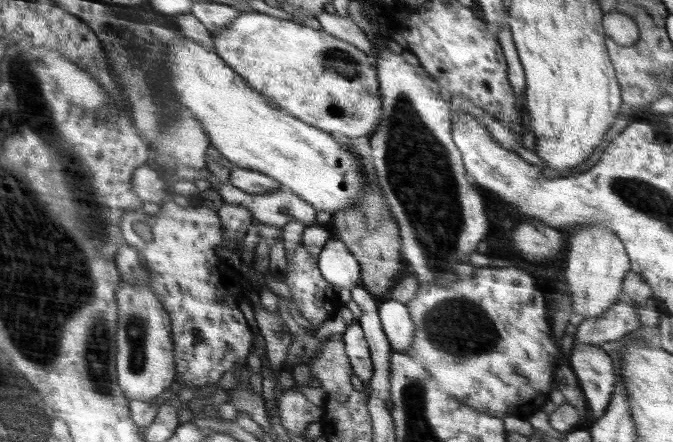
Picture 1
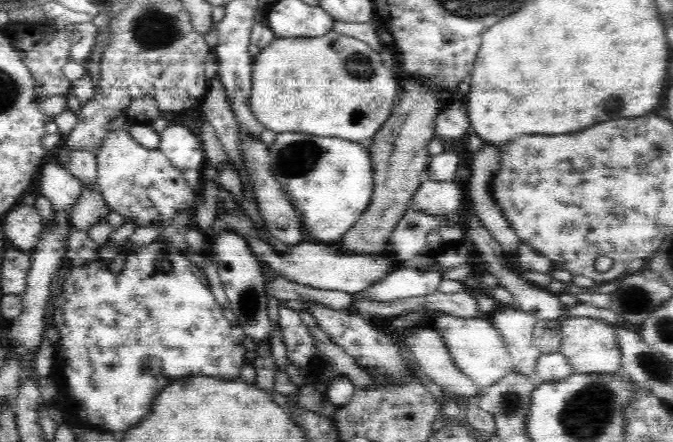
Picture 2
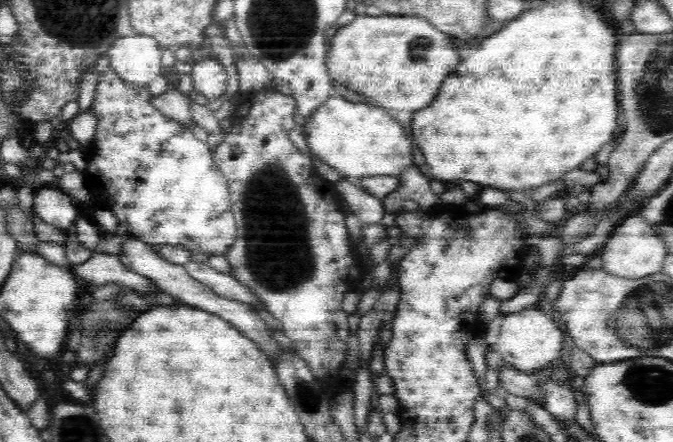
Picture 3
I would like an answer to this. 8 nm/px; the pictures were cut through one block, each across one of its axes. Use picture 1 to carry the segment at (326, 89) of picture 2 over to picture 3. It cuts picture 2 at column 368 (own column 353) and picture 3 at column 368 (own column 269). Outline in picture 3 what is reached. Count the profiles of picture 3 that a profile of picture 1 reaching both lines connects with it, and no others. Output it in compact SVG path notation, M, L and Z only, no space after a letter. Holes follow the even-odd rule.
M360 11L350 24L338 29L330 40L329 47L326 48L326 74L330 77L331 84L344 85L358 94L364 94L378 107L393 113L413 113L428 106L436 98L442 82L456 70L463 59L463 53L459 53L454 40L435 28L426 18L392 13L369 16Z

